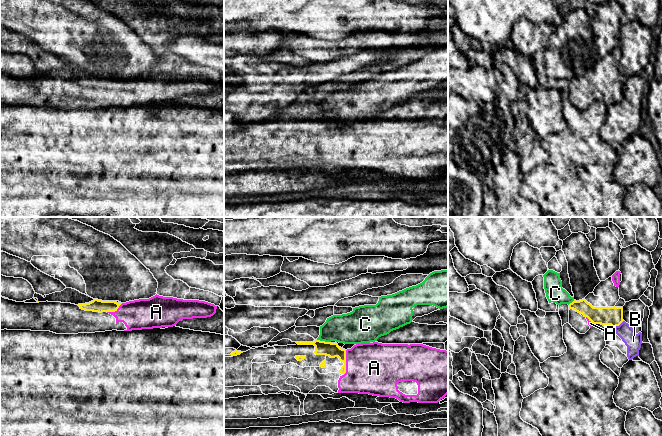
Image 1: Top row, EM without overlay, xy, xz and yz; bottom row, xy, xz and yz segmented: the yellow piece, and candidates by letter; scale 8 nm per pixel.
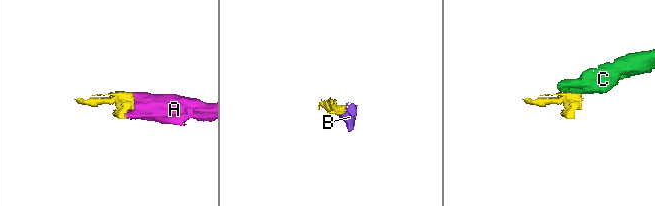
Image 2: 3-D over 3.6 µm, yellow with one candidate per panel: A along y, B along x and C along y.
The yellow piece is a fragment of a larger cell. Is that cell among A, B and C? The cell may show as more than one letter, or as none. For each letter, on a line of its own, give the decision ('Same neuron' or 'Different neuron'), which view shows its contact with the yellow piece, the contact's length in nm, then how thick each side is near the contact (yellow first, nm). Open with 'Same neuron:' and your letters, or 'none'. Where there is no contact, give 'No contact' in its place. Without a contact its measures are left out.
Same neuron: A
A: Same neuron. Touches yellow in xz. Shared border 200 nm. Thickness 120 nm (yellow) against 420 nm
B: Different neuron. Touches yellow in yz. Shared border 90 nm. Thickness 150 nm (yellow) against 140 nm
C: Different neuron. Touches yellow in xz. Shared border 120 nm. Thickness 120 nm (yellow) against 260 nm

